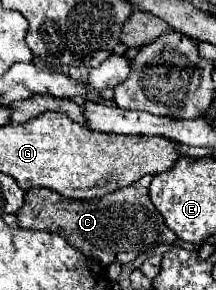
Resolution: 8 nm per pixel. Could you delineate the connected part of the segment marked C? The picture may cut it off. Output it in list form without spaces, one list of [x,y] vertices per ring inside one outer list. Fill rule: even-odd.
[[[143,176],[129,188],[119,188],[99,200],[73,200],[49,188],[31,188],[25,192],[23,208],[17,212],[21,228],[59,234],[87,258],[101,264],[129,264],[139,252],[155,248],[155,206],[149,198],[151,176]]]

